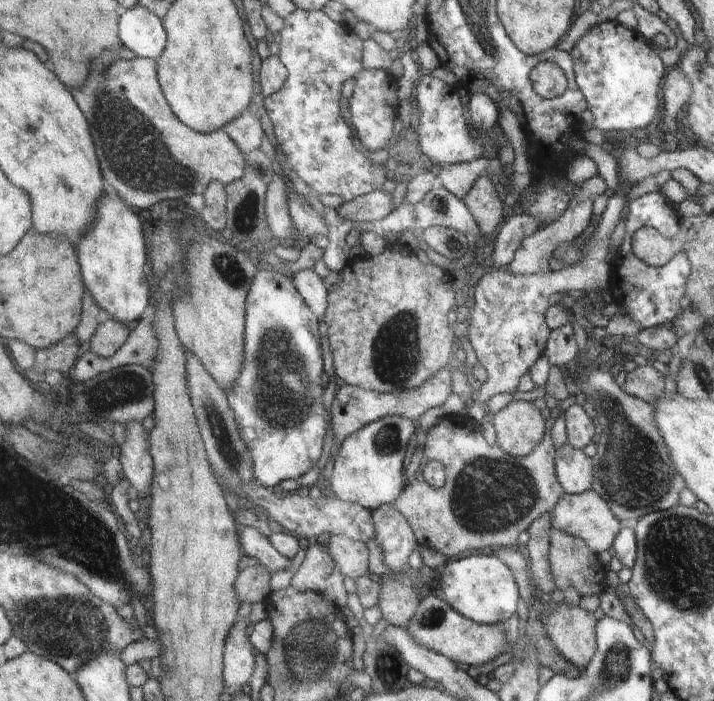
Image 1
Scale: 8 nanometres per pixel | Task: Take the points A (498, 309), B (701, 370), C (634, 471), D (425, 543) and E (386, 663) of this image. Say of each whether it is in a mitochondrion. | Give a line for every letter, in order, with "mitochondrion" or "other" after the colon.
A: mitochondrion
B: mitochondrion
C: mitochondrion
D: other
E: mitochondrion

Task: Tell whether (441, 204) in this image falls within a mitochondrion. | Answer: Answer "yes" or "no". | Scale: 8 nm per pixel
no

